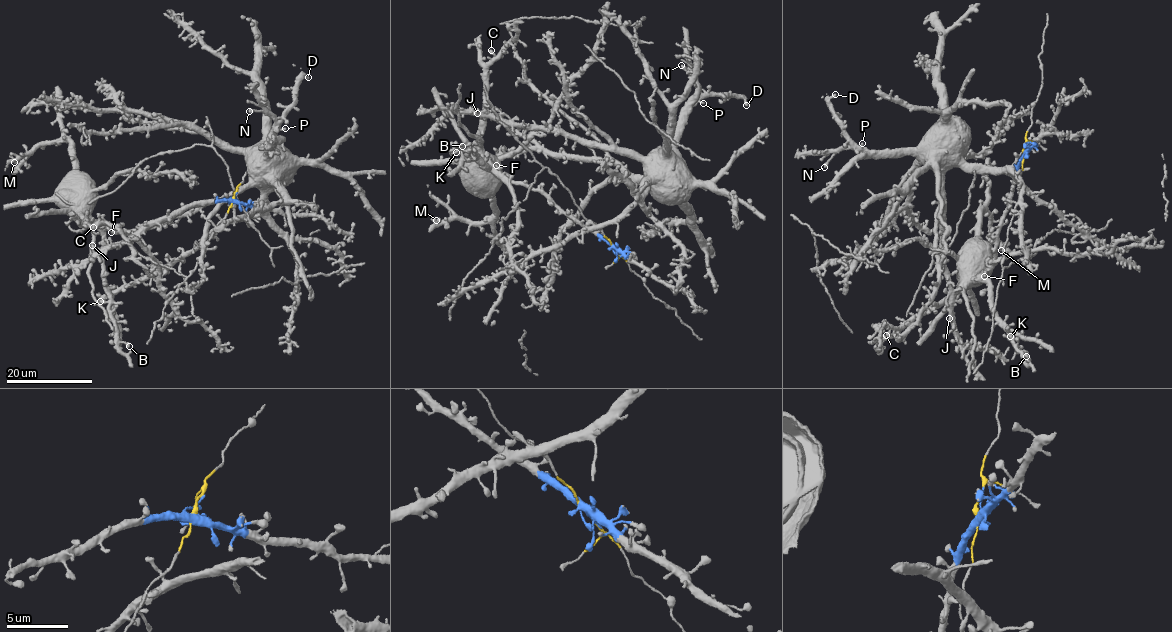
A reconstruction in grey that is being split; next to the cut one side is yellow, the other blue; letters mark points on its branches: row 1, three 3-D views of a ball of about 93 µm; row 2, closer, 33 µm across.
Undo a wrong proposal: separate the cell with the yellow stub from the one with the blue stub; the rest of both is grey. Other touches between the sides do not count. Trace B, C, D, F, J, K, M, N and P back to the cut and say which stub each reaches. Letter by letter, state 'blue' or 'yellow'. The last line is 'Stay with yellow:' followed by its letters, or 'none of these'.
B: blue
C: blue
D: yellow
F: blue
J: yellow
K: blue
M: blue
N: yellow
P: yellow
Stay with yellow: D, J, N, P

